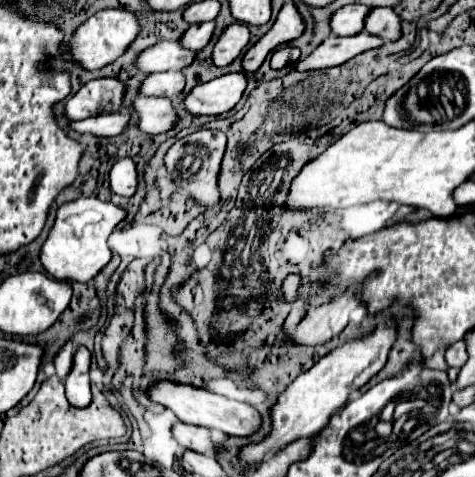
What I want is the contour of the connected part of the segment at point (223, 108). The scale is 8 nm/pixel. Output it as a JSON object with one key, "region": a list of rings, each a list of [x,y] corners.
{"region":[[[242,72],[224,74],[210,82],[198,84],[184,96],[184,108],[190,114],[222,116],[226,114],[242,96],[246,88],[246,76]]]}

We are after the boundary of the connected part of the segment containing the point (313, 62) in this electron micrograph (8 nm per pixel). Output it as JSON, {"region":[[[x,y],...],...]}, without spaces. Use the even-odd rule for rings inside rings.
{"region":[[[364,30],[354,36],[346,36],[346,38],[328,36],[310,56],[294,62],[294,68],[300,72],[306,72],[306,70],[340,66],[340,62],[346,62],[346,60],[354,58],[356,54],[370,50],[370,48],[378,48],[382,44],[384,44],[384,40],[380,40],[378,36],[372,36]]]}

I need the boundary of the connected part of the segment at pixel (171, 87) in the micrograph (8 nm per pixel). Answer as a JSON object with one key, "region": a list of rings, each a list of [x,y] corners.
{"region":[[[154,72],[148,74],[142,84],[140,84],[140,94],[142,96],[178,96],[184,88],[184,76],[180,72]]]}

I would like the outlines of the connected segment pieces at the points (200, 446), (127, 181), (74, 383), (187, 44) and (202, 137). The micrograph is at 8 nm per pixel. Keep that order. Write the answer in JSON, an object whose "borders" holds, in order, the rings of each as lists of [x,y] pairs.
{"borders":[[[[176,420],[172,424],[172,436],[174,440],[184,446],[184,448],[190,448],[194,452],[202,452],[202,454],[208,454],[208,456],[214,456],[216,454],[216,446],[212,444],[212,438],[210,438],[210,432],[202,426],[192,426],[192,424],[184,424],[180,420]]],[[[122,158],[118,160],[112,170],[110,170],[110,184],[108,188],[118,194],[118,196],[126,196],[130,198],[136,192],[136,184],[138,184],[138,176],[136,176],[136,166],[130,158]]],[[[78,346],[72,362],[72,370],[68,372],[64,386],[66,386],[66,398],[72,402],[72,406],[84,408],[90,404],[90,378],[88,378],[88,368],[90,368],[92,354],[86,350],[86,346]]],[[[214,20],[212,22],[200,22],[200,24],[192,24],[182,36],[180,36],[180,46],[186,50],[202,50],[208,40],[212,38],[214,32]]],[[[196,130],[184,138],[178,138],[170,150],[166,152],[166,168],[172,174],[174,182],[184,188],[190,198],[198,204],[198,206],[214,206],[220,200],[218,188],[216,188],[216,178],[218,178],[218,170],[220,170],[220,160],[226,148],[226,134],[220,130]]]]}

